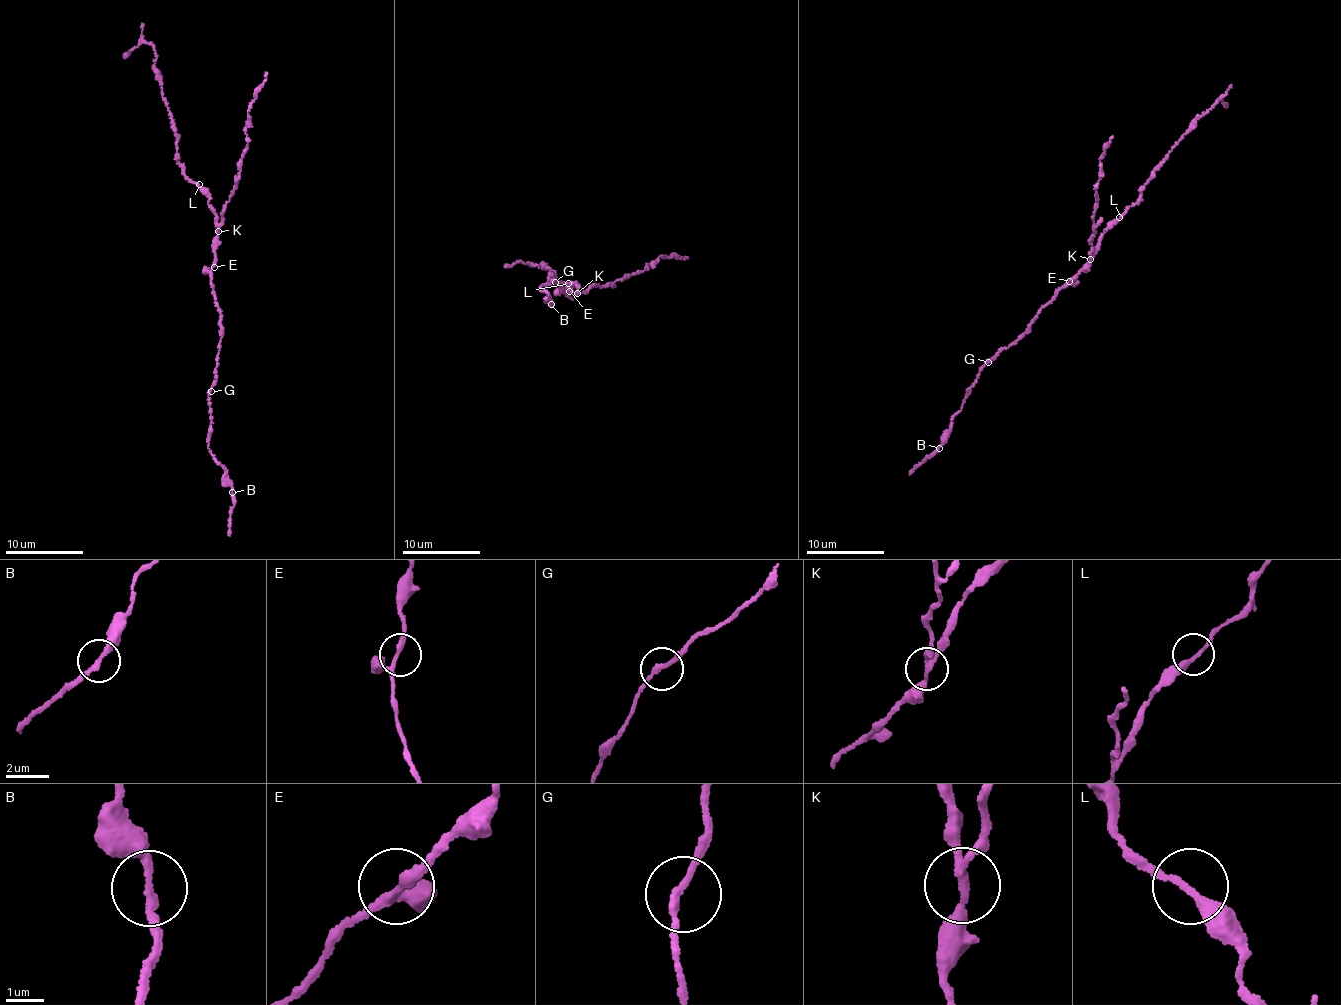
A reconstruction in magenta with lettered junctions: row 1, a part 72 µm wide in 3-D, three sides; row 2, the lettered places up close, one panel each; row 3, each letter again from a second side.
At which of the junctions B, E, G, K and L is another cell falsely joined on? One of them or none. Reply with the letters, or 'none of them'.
K

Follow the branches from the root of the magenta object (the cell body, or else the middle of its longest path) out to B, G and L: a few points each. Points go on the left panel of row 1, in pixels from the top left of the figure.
B: (212, 266), (210, 275), (222, 337), (208, 397), (211, 422), (208, 439), (232, 492)
G: (212, 266), (210, 275), (222, 332), (210, 392)
L: (212, 266), (218, 228), (216, 214), (199, 184)

